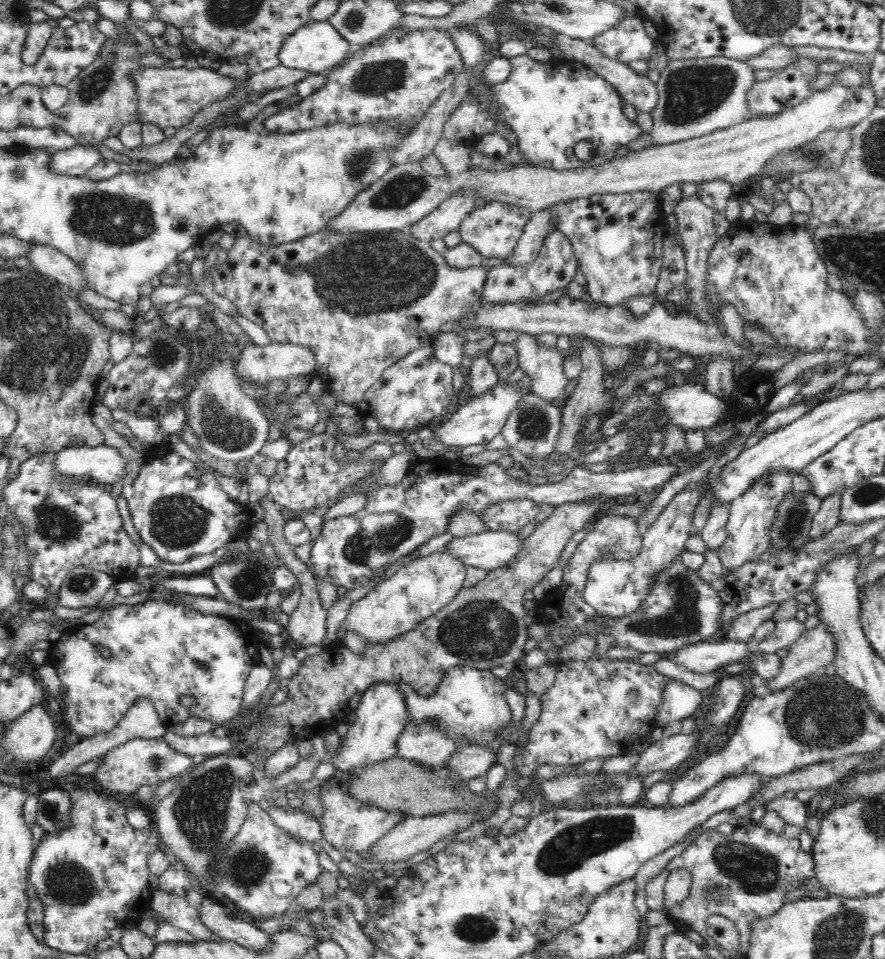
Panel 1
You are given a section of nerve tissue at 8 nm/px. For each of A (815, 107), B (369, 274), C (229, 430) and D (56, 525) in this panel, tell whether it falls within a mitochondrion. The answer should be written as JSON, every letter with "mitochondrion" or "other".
{"A":"other","B":"mitochondrion","C":"mitochondrion","D":"mitochondrion"}

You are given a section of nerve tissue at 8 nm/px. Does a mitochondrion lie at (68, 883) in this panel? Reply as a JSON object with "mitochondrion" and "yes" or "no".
{"mitochondrion":"yes"}

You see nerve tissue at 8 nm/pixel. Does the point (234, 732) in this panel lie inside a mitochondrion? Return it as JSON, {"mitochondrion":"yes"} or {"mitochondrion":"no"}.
{"mitochondrion":"no"}

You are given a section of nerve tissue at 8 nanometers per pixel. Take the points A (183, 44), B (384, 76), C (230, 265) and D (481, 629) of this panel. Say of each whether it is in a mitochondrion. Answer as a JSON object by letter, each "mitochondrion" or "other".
{"A":"other","B":"mitochondrion","C":"other","D":"mitochondrion"}

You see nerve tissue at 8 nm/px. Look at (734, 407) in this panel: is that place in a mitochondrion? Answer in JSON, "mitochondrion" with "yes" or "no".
{"mitochondrion":"no"}

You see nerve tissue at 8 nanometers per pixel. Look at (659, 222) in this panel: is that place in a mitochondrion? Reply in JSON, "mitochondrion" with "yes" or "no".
{"mitochondrion":"no"}

